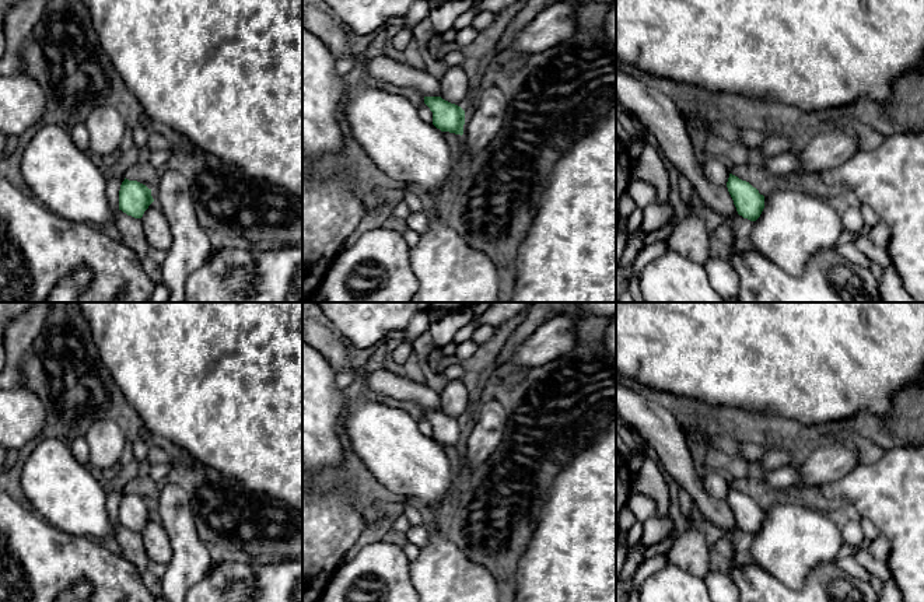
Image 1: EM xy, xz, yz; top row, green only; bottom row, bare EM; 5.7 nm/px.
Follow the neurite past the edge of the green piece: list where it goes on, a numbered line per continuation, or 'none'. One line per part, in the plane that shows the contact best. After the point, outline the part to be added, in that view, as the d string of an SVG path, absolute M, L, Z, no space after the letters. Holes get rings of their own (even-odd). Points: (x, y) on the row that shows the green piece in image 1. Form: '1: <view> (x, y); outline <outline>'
none

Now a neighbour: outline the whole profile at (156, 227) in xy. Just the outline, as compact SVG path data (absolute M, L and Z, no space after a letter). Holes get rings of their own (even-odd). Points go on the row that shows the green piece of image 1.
M154 202L148 206L144 211L143 217L140 218L144 235L150 246L157 249L168 251L172 244L172 235L168 225L168 221Z

